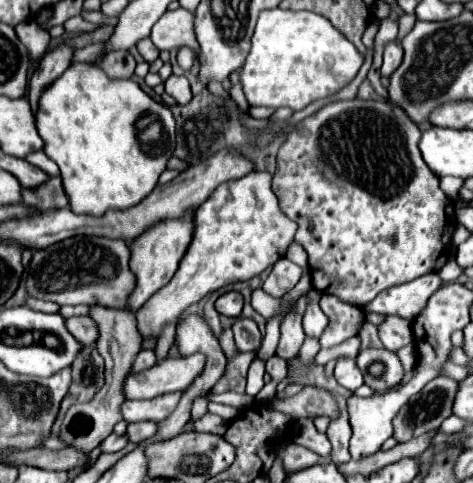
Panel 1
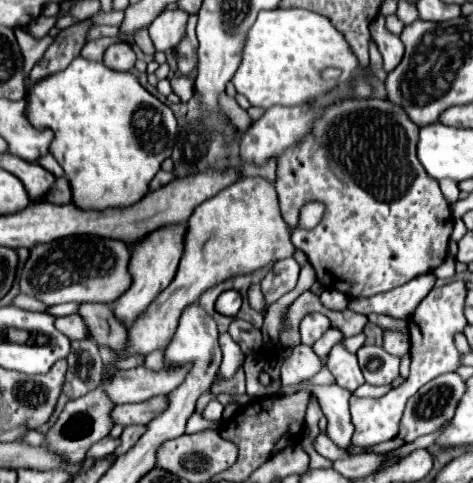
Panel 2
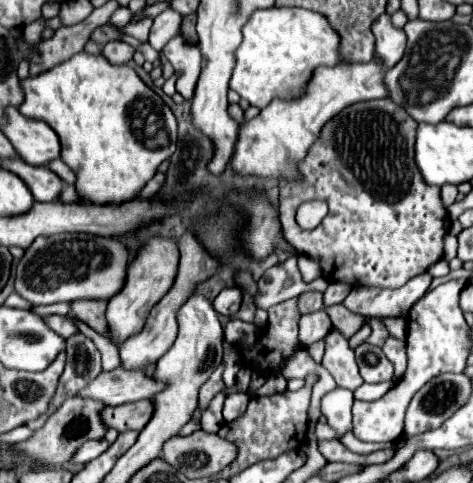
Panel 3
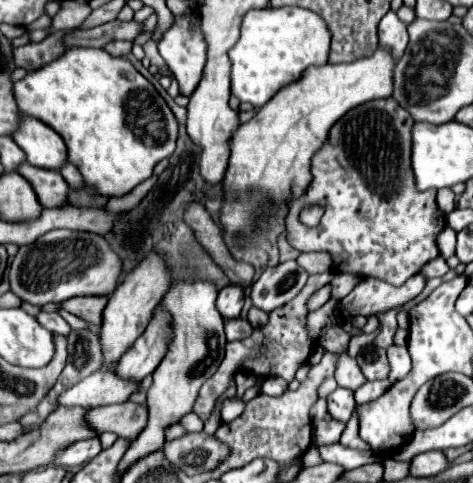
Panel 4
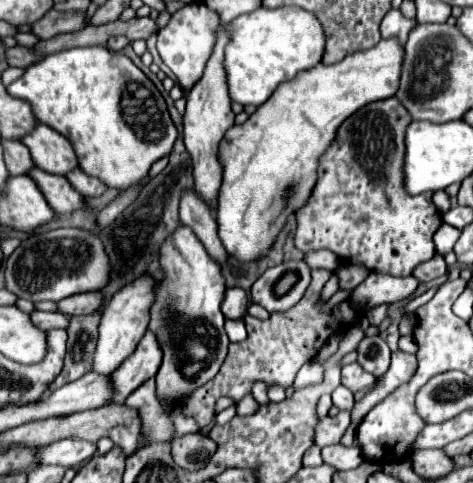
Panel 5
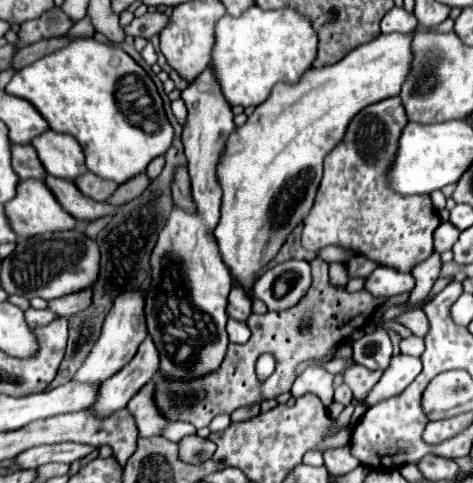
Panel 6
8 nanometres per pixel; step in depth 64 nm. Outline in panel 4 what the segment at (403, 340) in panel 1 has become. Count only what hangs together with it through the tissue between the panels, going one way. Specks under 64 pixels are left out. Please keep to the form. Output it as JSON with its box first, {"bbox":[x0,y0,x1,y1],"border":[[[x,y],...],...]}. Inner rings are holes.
{"bbox":[388,346,412,384],"border":[[[390,346],[388,348],[388,358],[390,358],[390,374],[388,374],[390,384],[406,378],[408,372],[412,370],[412,358],[408,354],[408,348],[404,348],[404,346]]]}

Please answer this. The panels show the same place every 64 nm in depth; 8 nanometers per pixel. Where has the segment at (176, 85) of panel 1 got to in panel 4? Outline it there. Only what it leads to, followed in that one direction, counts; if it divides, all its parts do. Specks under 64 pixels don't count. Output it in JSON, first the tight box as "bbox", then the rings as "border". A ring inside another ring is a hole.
{"bbox":[158,10,208,96],"border":[[[188,10],[184,14],[178,14],[178,16],[174,16],[174,24],[164,32],[164,36],[158,42],[158,52],[180,84],[180,94],[184,94],[184,96],[190,96],[194,92],[196,84],[202,78],[202,68],[206,64],[208,42],[202,34],[200,24],[202,24],[202,16],[200,16],[198,10]]]}

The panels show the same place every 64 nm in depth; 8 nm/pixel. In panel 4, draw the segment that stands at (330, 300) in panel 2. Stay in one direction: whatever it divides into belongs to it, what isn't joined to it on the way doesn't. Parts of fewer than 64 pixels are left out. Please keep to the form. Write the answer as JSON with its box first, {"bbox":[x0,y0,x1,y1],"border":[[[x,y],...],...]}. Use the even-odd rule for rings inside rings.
{"bbox":[332,272,360,298],"border":[[[338,272],[334,278],[332,278],[332,296],[336,298],[344,298],[356,284],[360,282],[360,276],[358,274],[350,274],[350,272]]]}

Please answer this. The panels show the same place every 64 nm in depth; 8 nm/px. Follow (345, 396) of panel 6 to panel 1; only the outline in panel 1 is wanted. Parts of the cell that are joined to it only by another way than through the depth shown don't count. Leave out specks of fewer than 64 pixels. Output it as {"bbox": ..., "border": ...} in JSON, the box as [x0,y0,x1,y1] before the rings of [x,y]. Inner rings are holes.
{"bbox":[324,388,352,464],"border":[[[324,388],[338,404],[338,416],[330,420],[328,432],[326,436],[332,442],[332,462],[340,464],[340,462],[348,462],[350,460],[350,452],[348,452],[348,442],[352,436],[352,426],[348,422],[348,408],[346,408],[346,398],[342,394],[338,394],[336,390],[328,390]]]}

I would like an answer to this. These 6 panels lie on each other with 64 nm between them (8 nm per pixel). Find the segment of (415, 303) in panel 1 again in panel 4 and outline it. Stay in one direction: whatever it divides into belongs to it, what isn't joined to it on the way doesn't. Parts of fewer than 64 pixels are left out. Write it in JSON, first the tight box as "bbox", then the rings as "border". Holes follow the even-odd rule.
{"bbox":[342,274,424,316],"border":[[[420,274],[408,278],[402,286],[392,286],[384,280],[376,278],[362,278],[356,288],[342,298],[342,306],[352,314],[362,314],[362,316],[372,316],[372,314],[382,314],[386,310],[398,308],[406,304],[408,300],[416,298],[422,288],[424,288],[424,278]]]}

